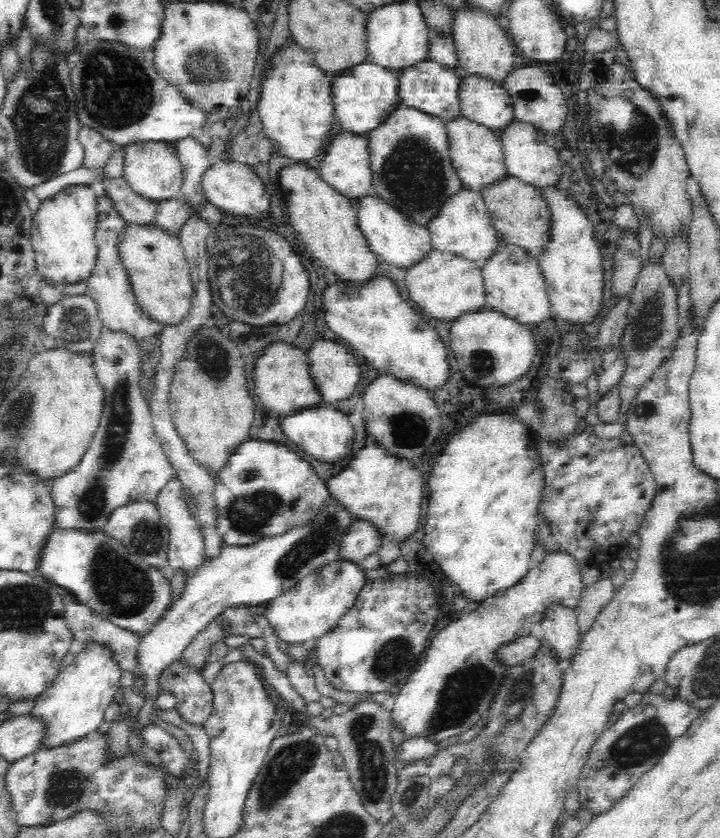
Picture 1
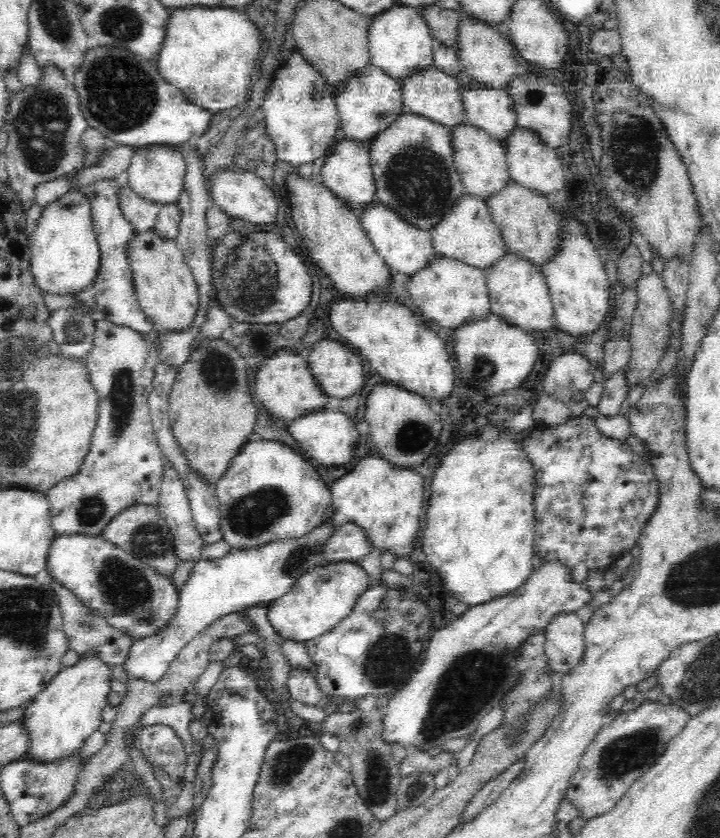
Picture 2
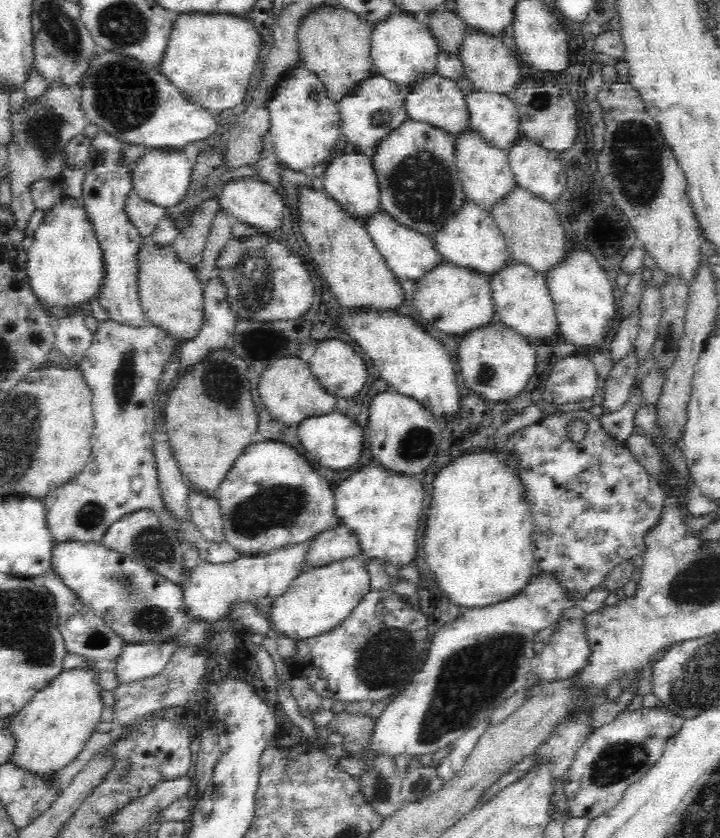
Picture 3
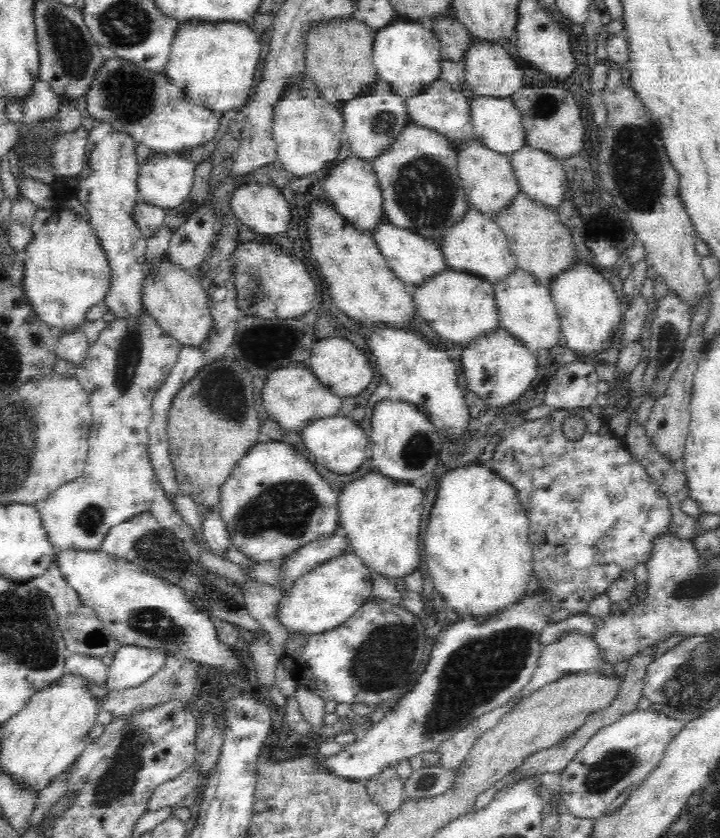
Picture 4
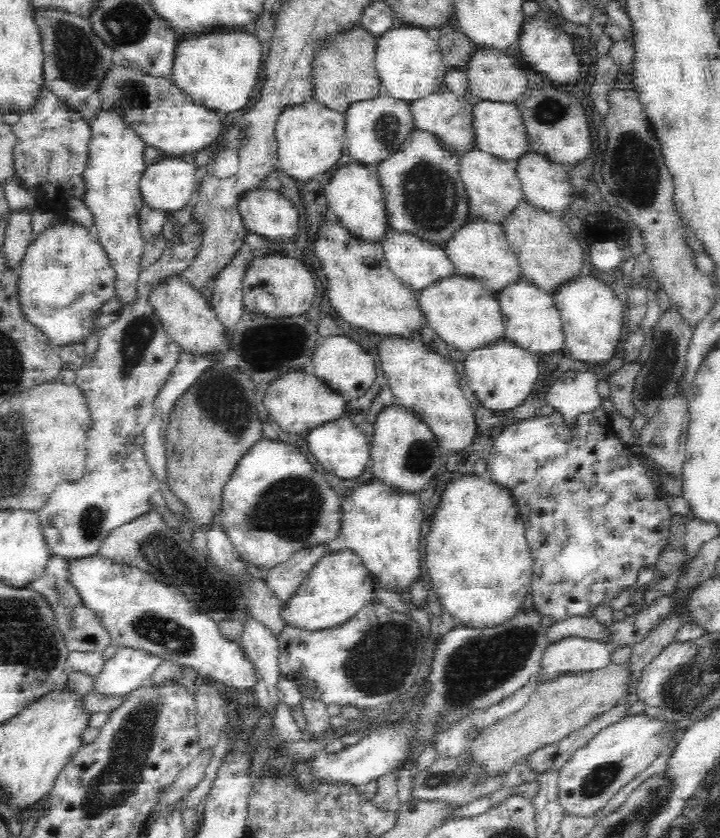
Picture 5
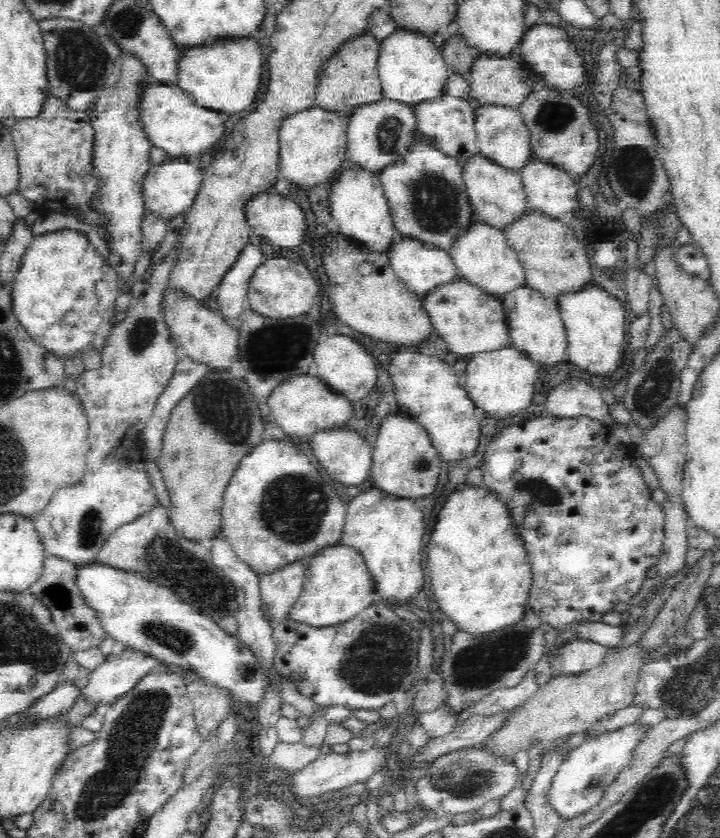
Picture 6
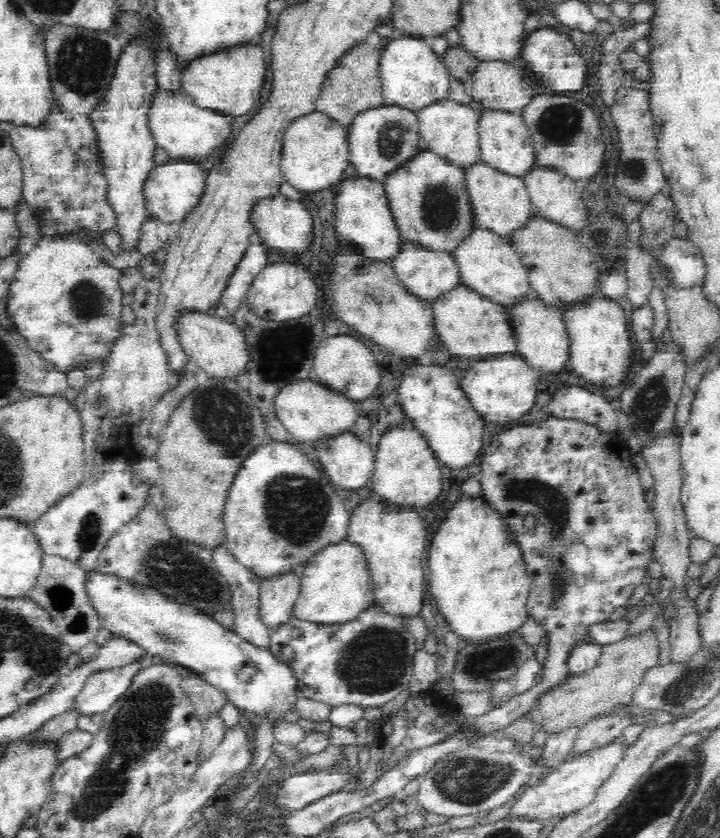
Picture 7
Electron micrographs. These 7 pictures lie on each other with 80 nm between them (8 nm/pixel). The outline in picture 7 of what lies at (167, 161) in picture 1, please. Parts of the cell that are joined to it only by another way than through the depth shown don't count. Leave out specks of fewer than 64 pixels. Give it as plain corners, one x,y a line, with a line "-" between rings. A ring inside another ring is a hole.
169,160
163,165
154,167
143,186
146,199
147,219
155,218
167,225
172,222
183,223
189,214
198,206
204,188
206,188
207,172
200,165

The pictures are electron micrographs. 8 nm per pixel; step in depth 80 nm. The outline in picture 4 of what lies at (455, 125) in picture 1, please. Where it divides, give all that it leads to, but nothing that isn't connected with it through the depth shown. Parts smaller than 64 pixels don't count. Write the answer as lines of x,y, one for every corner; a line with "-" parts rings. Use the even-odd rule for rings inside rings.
476,138
464,146
457,155
458,174
466,193
468,208
477,210
495,221
498,212
508,208
521,190
510,158
484,149

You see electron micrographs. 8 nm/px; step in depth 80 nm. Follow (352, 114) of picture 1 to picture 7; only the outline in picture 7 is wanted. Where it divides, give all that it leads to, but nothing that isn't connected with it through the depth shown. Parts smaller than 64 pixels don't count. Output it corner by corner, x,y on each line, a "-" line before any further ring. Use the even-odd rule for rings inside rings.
384,105
358,114
346,133
351,168
359,178
383,182
422,152
417,113
399,106

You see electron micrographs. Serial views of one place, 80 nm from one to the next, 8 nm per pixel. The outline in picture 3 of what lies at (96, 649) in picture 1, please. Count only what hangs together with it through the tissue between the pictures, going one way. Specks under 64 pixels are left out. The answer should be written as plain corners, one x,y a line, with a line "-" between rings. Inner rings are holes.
63,669
11,718
5,728
13,738
13,749
7,762
35,777
52,777
84,750
88,738
100,724
103,707
101,689
91,670

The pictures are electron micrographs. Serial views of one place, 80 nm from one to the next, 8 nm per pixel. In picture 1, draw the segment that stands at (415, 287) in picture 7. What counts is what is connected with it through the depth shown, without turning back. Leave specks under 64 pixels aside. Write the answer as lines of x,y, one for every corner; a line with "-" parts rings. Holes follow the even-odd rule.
371,193
360,198
355,203
355,208
359,229
366,237
372,252
380,258
381,262
386,262
400,270
408,270
416,266
418,262
422,262
426,258
426,254
433,250
427,227
420,226
402,216
377,195

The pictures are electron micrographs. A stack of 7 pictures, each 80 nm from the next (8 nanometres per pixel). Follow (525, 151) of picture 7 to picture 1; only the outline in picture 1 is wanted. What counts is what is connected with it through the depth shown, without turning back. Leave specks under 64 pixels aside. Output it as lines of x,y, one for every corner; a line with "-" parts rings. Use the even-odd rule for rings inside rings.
468,74
460,82
458,96
463,117
485,126
497,136
502,135
506,126
515,120
507,90
474,74

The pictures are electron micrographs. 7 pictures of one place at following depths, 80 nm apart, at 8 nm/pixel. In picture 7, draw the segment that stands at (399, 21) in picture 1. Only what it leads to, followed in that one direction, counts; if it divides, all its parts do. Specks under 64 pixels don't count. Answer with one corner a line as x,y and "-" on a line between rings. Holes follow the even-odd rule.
407,36
393,39
382,48
379,80
386,106
399,106
414,113
447,98
450,82
452,82
442,57
434,53
424,39

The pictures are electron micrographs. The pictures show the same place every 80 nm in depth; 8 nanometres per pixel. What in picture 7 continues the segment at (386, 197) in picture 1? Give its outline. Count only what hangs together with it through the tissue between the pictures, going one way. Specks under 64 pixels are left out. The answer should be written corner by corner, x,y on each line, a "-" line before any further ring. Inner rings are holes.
421,152
382,182
402,244
453,254
476,227
466,188
465,170

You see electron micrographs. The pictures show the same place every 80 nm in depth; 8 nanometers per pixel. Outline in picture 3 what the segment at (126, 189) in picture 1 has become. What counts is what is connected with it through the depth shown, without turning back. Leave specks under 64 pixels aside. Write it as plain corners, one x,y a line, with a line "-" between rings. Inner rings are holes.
132,190
126,200
126,212
141,236
146,238
156,230
158,222
164,218
168,210
142,200
136,191

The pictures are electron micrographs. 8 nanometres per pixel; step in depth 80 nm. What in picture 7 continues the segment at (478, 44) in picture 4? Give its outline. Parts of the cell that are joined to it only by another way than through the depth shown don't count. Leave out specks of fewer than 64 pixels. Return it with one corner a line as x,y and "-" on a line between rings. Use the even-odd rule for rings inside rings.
482,62
474,74
469,92
483,109
520,113
536,96
526,75
526,70
512,63

